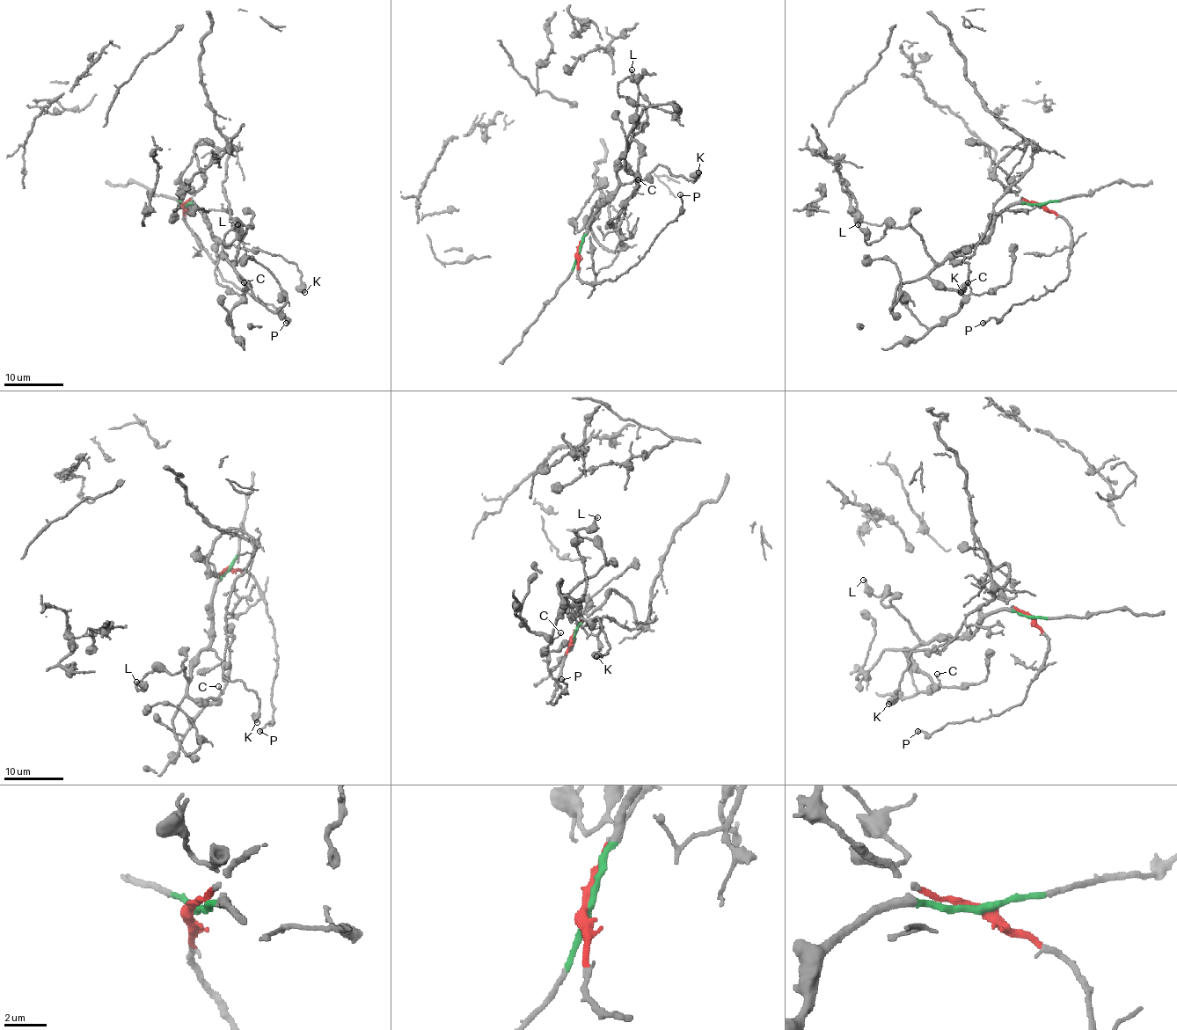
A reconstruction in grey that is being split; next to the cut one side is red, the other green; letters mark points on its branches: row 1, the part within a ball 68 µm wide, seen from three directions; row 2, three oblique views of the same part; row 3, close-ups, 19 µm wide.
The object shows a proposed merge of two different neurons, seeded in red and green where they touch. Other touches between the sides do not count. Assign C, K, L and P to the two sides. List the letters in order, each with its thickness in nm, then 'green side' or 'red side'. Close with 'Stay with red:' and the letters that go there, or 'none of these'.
C: 120 nm | green side
K: 650 nm | green side
L: 170 nm | green side
P: 190 nm | red side
Stay with red: P

